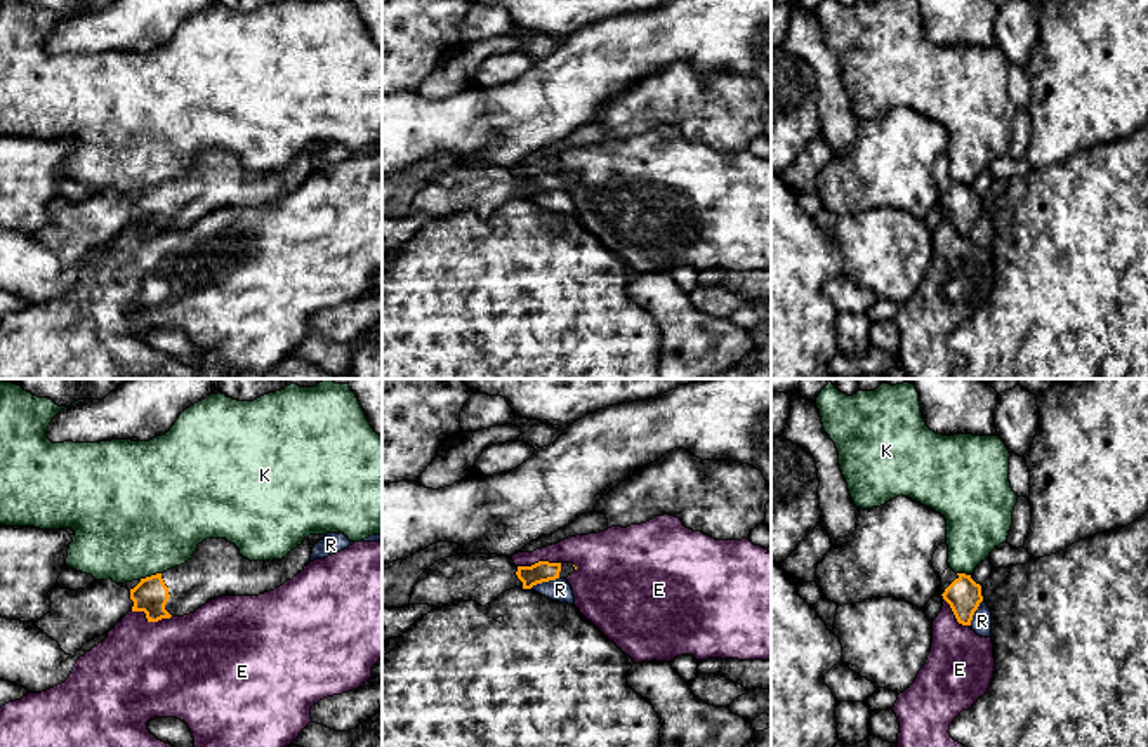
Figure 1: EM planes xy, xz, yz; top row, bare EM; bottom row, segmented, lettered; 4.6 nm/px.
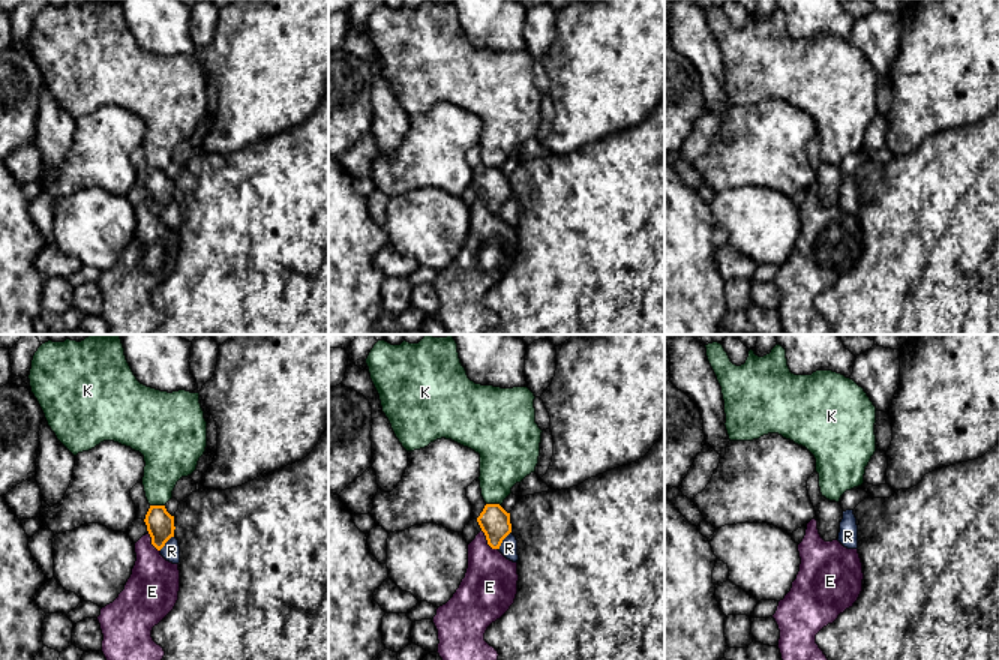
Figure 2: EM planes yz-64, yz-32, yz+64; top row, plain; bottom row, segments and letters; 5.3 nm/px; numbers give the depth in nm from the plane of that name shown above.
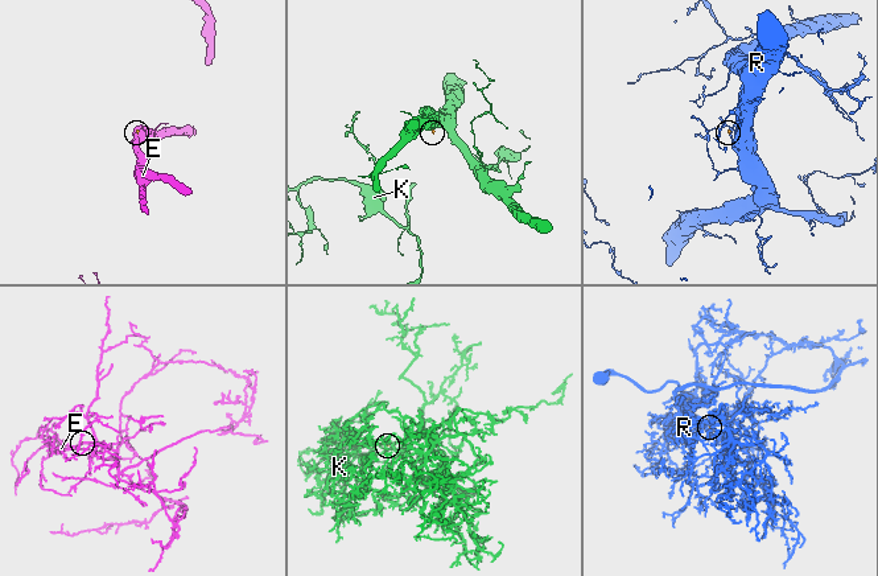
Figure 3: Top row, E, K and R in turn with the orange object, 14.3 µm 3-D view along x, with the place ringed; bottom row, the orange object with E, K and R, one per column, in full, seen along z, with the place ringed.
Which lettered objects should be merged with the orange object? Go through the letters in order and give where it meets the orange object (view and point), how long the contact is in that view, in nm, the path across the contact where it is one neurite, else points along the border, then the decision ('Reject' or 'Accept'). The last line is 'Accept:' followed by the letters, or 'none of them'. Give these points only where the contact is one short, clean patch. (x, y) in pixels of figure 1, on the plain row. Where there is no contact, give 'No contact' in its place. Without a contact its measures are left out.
E: Touches orange at xy (151, 231). Shared border 190 nm. Boundary: xy (132, 221), (141, 221), (150, 231), (171, 226). Reject
K: Touches orange at xy (150, 188). Shared border 110 nm. Boundary: xy (160, 183), (139, 190). Reject
R: Touches orange at xz (544, 191). Shared border 140 nm. Boundary: xz (558, 188), (530, 198). Reject
Accept: none of them

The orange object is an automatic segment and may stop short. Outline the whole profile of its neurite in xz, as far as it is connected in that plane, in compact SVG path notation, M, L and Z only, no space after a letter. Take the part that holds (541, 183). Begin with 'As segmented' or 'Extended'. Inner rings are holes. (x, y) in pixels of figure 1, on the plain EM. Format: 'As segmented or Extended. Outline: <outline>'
Extended. Outline: M455 165L429 177L412 202L410 215L436 219L460 212L490 215L514 198L531 200L537 195L566 189L577 181L573 174L538 172L516 177L512 167Z

